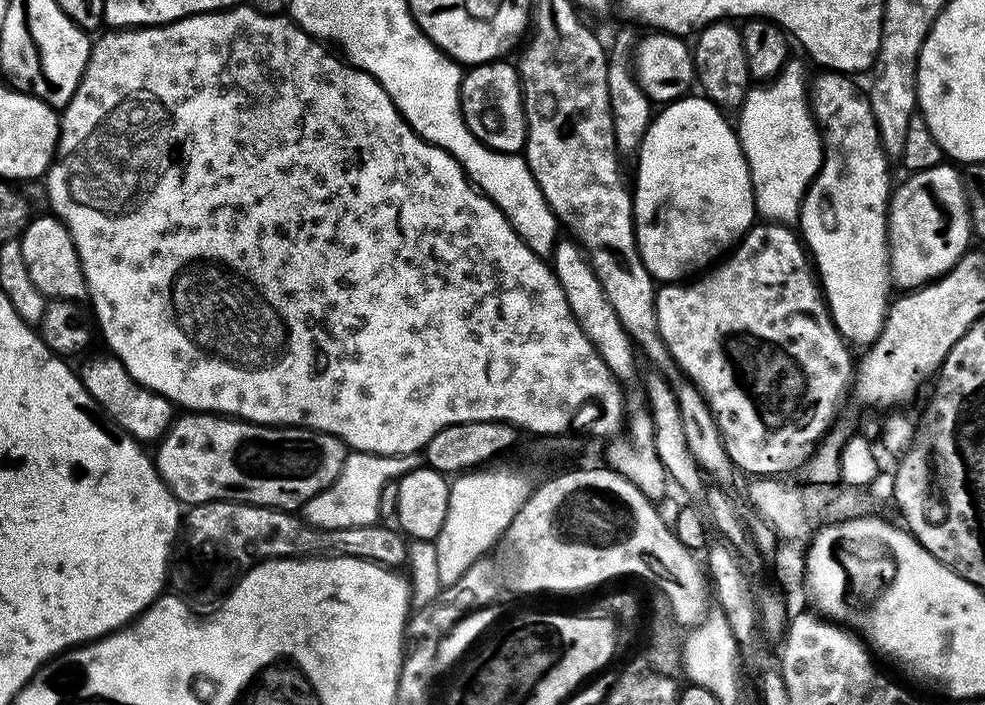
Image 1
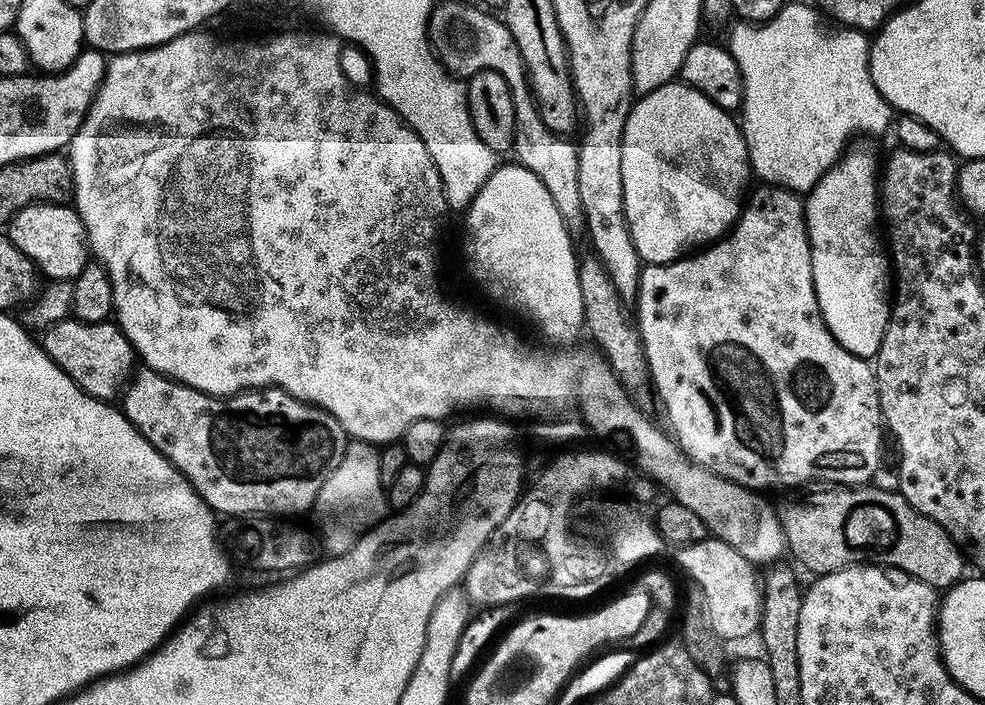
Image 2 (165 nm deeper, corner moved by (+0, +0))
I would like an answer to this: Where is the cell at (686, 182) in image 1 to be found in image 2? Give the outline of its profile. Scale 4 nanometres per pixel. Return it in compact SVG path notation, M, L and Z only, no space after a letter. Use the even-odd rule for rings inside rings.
M671 82L666 85L662 85L661 88L655 89L653 92L648 95L641 95L639 99L635 101L632 105L632 112L628 116L628 121L624 127L624 145L622 146L622 182L623 182L623 200L624 200L624 213L627 216L627 226L631 232L631 240L634 242L635 249L638 250L641 261L649 264L669 264L671 261L679 259L686 251L689 251L691 248L689 246L694 246L693 248L700 248L709 243L721 238L725 235L731 227L739 219L739 215L742 211L744 204L744 197L742 194L748 180L748 176L751 177L751 164L749 162L748 147L745 144L744 134L739 123L736 124L732 121L733 117L729 113L725 112L723 108L718 107L714 102L710 102L710 98L706 98L700 93L699 88L690 88L687 84L683 82Z

